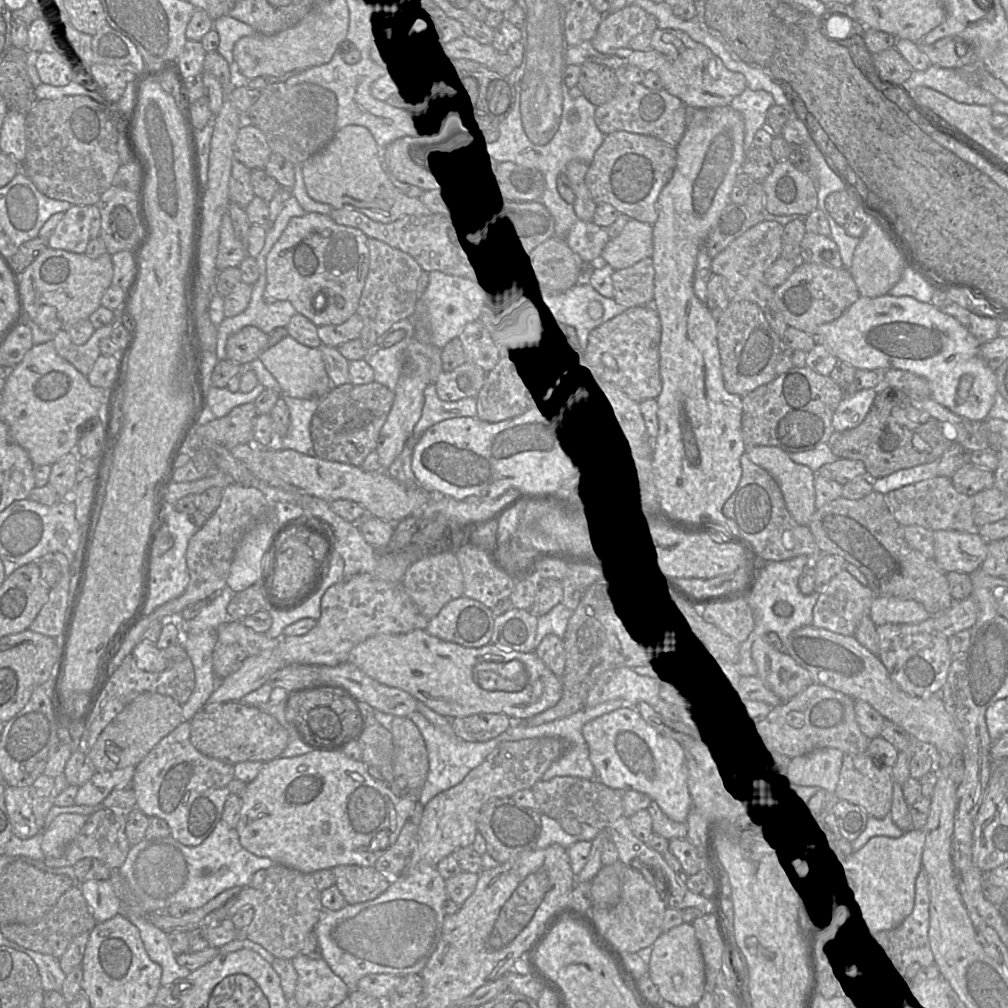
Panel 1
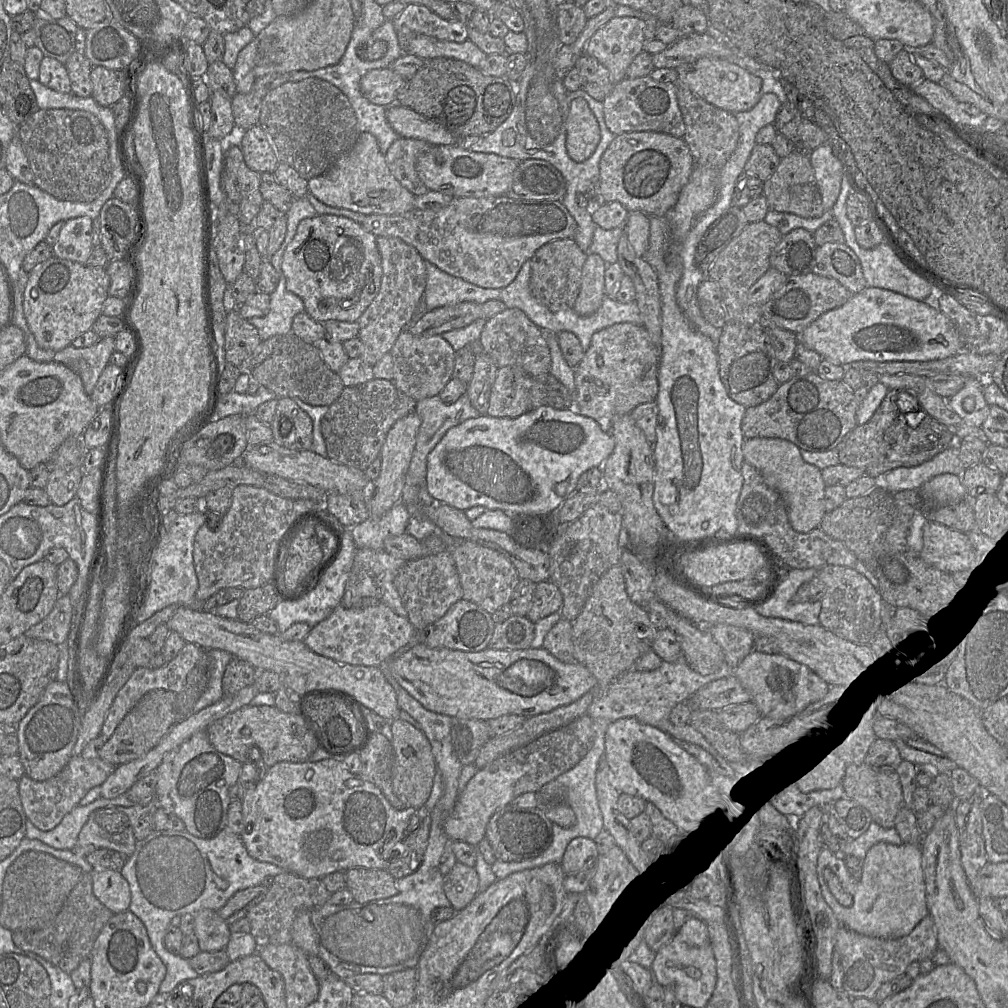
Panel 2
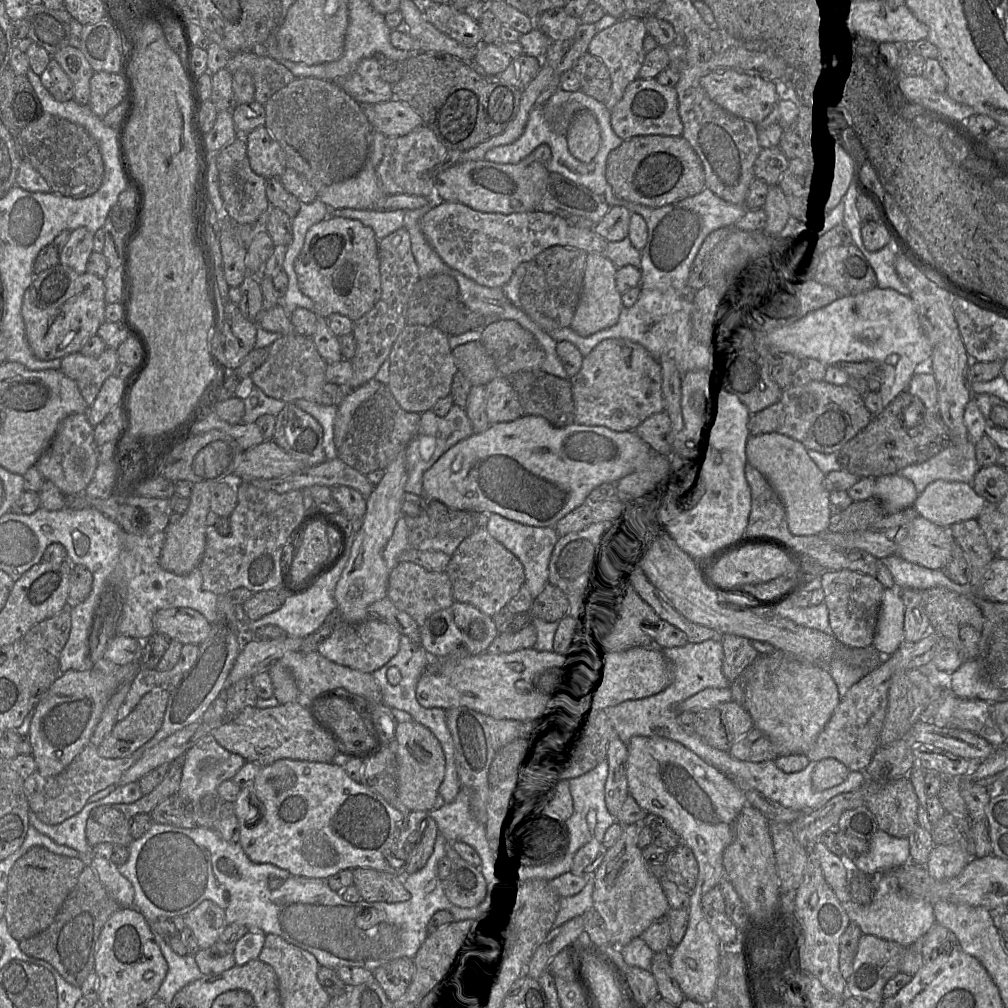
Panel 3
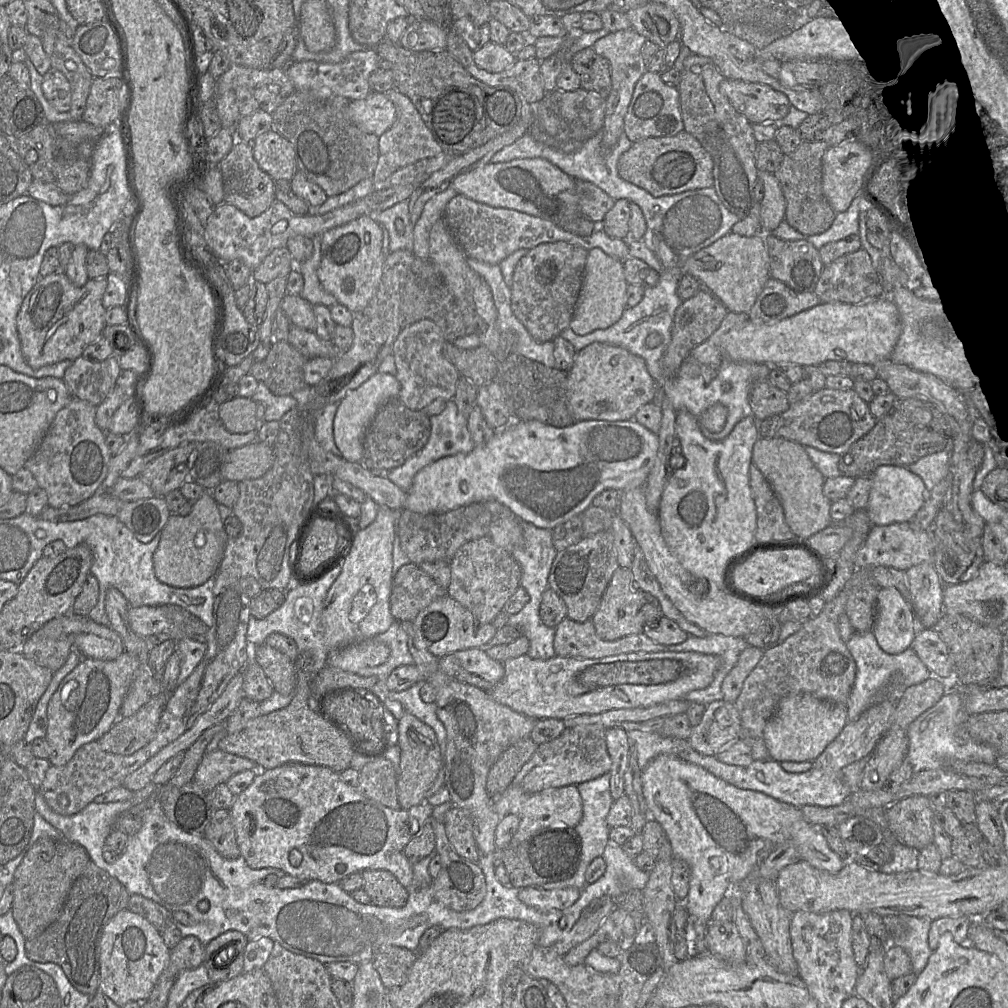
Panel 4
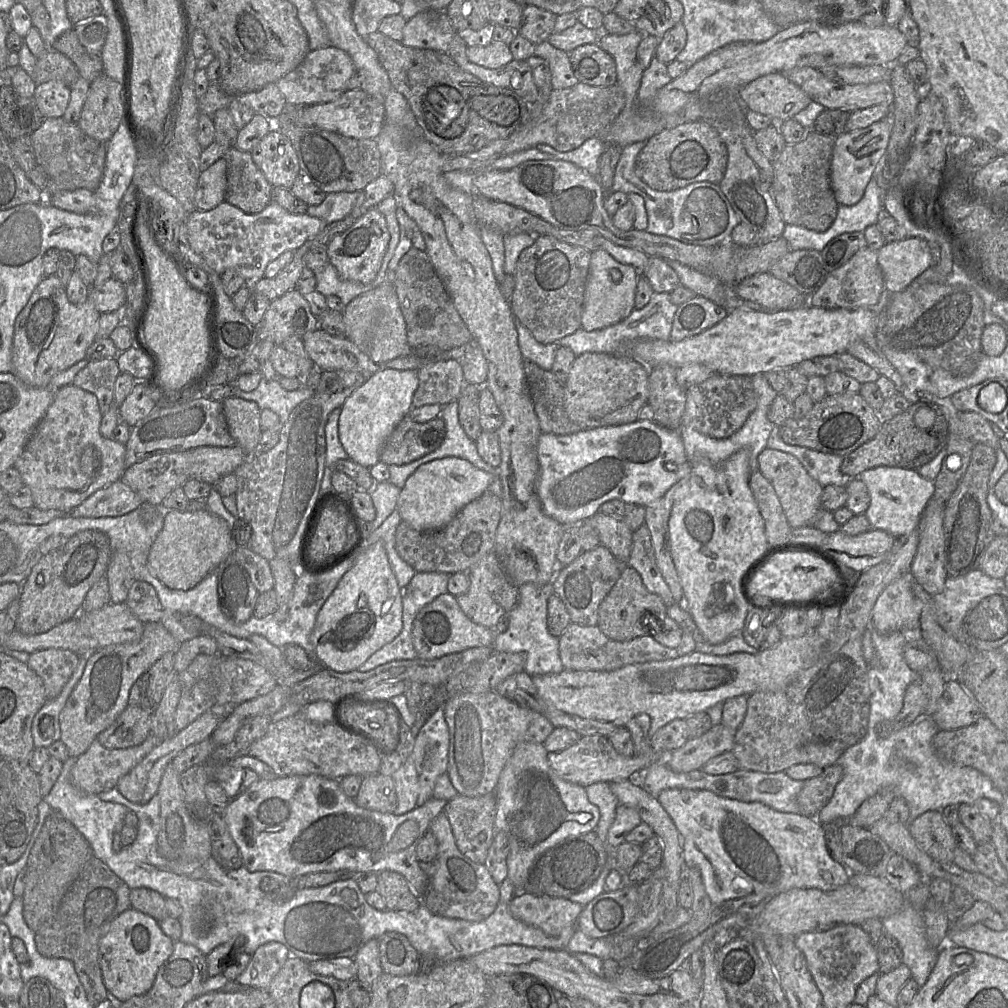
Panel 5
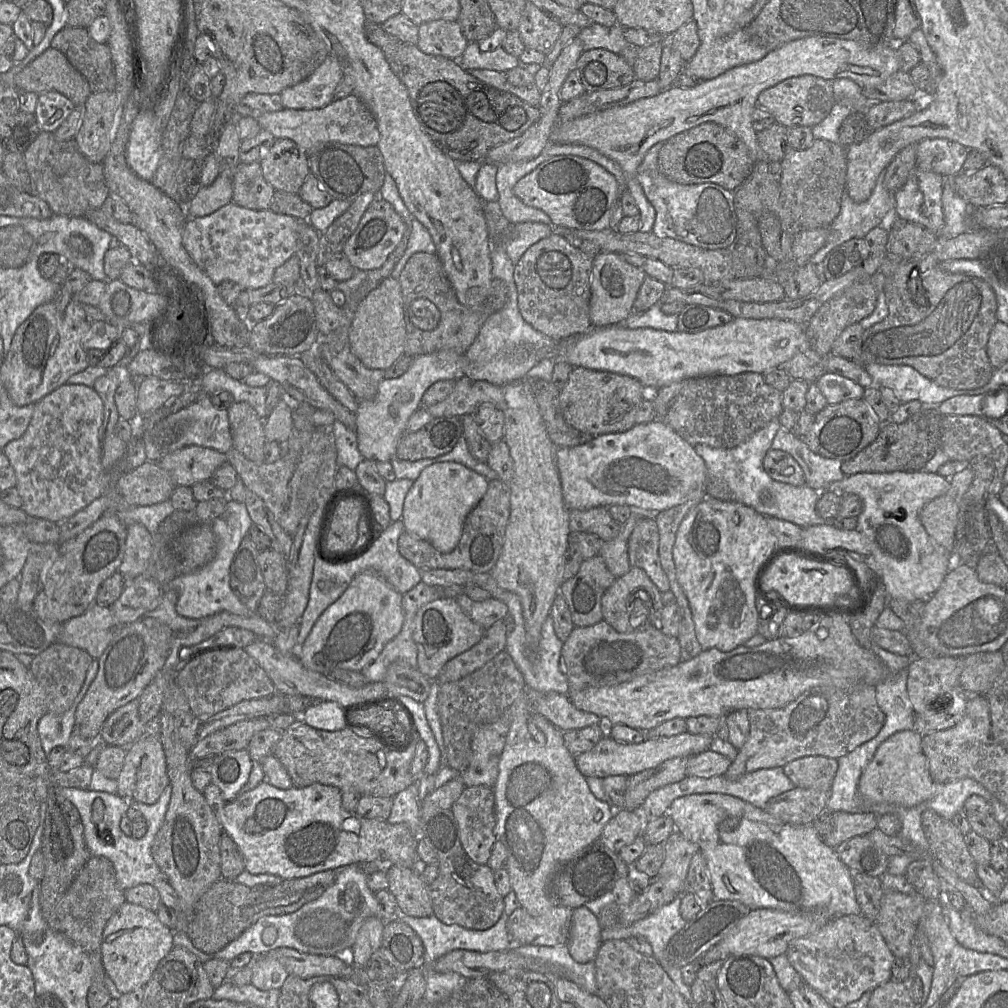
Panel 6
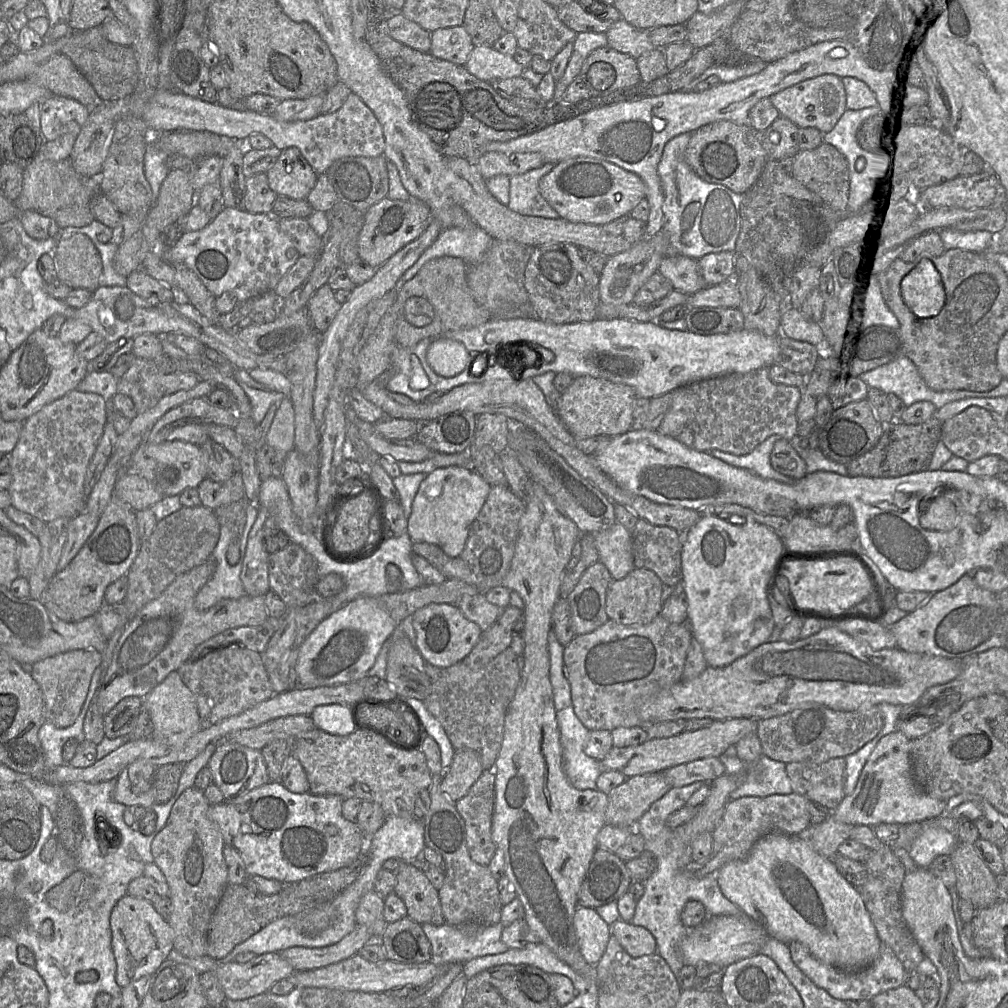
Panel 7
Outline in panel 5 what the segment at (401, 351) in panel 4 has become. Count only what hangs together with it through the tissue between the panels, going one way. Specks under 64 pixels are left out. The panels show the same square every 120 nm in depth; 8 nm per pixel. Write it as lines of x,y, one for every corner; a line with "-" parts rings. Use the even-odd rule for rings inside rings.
453,359
425,364
419,367
417,375
419,384
412,398
412,408
431,404
445,406
458,399
464,386
463,368

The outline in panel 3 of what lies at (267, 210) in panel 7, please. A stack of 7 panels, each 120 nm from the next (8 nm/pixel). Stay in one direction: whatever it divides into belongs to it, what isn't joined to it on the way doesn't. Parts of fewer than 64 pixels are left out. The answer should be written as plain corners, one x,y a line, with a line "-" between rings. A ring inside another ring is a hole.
236,137
216,154
219,192
227,214
239,225
254,223
271,206
266,196
266,178
256,174
247,157
245,137

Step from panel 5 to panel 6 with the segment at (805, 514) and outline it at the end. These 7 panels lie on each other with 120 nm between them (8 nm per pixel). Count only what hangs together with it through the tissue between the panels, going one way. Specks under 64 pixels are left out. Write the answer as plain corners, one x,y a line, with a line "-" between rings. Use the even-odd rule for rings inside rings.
769,449
763,459
763,468
775,481
793,486
806,484
803,469
798,462
785,451

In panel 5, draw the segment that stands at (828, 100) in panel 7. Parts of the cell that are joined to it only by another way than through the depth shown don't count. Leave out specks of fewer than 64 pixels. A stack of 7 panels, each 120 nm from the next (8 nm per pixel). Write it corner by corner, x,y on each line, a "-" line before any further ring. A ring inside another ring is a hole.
783,73
761,76
740,88
738,94
746,110
763,114
776,123
793,119
794,115
812,102

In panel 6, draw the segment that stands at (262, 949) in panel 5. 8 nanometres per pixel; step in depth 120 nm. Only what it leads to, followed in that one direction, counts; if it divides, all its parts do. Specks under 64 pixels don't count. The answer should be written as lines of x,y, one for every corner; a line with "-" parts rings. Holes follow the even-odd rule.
254,956
250,984
260,990
280,989
289,975
285,967
275,957

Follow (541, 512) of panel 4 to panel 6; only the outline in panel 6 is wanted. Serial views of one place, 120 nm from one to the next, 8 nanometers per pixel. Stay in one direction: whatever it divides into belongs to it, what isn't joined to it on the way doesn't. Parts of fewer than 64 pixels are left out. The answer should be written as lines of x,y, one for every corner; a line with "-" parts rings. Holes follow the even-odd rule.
662,419
635,424
624,432
599,435
579,446
558,447
556,466
563,500
568,510
587,510
599,506
608,508
620,504
640,507
647,511
664,511
686,502
693,492
705,491
706,493
708,479
704,460
692,445
681,438
-
440,462
426,467
414,480
403,505
402,522
412,536
432,544
439,552
450,553
458,545
467,515
482,499
489,481
467,466

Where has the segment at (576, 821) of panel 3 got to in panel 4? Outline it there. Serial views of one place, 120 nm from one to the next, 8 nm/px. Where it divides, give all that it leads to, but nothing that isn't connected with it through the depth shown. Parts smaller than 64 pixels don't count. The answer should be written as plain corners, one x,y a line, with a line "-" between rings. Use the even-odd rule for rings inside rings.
610,775
577,785
583,805
583,815
574,828
582,841
582,855
586,862
602,856
609,842
607,817
614,800
610,793

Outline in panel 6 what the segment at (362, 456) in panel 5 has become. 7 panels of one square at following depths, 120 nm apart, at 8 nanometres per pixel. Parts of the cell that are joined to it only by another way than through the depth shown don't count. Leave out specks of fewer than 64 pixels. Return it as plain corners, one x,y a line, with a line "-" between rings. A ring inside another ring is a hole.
438,351
414,357
410,368
400,377
384,378
376,396
371,400
359,400
355,410
355,428
358,449
365,460
391,461
395,458
398,443
406,432
409,418
421,407
425,391
440,380
458,380
467,375
468,360
464,354

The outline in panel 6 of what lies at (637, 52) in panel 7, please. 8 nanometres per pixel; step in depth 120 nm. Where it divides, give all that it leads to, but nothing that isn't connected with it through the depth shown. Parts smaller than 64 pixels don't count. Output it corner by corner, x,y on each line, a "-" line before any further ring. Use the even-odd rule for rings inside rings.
592,23
580,29
577,37
581,40
584,50
602,48
620,54
630,45
624,37
624,27
619,24
606,27

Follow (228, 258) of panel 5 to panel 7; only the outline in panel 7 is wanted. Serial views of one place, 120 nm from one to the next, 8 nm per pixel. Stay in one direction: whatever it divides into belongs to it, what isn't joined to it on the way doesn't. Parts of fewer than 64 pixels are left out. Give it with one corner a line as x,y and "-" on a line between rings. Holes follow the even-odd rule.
224,207
221,213
199,231
184,232
176,244
162,255
170,263
182,263
193,271
206,288
217,298
224,292
233,293
238,302
251,300
274,288
301,256
292,240
283,232
278,218
272,214
251,213
245,209

